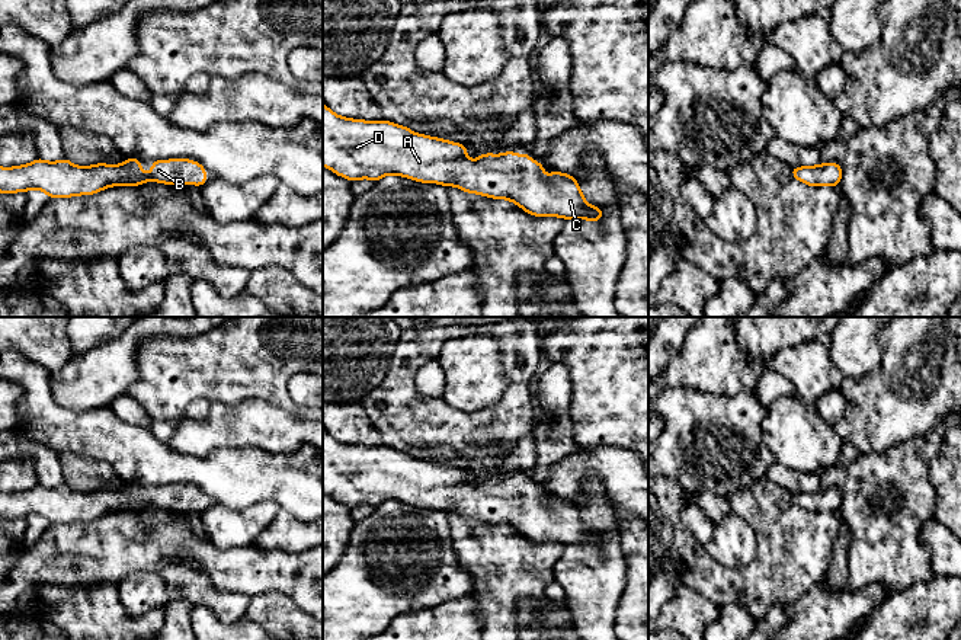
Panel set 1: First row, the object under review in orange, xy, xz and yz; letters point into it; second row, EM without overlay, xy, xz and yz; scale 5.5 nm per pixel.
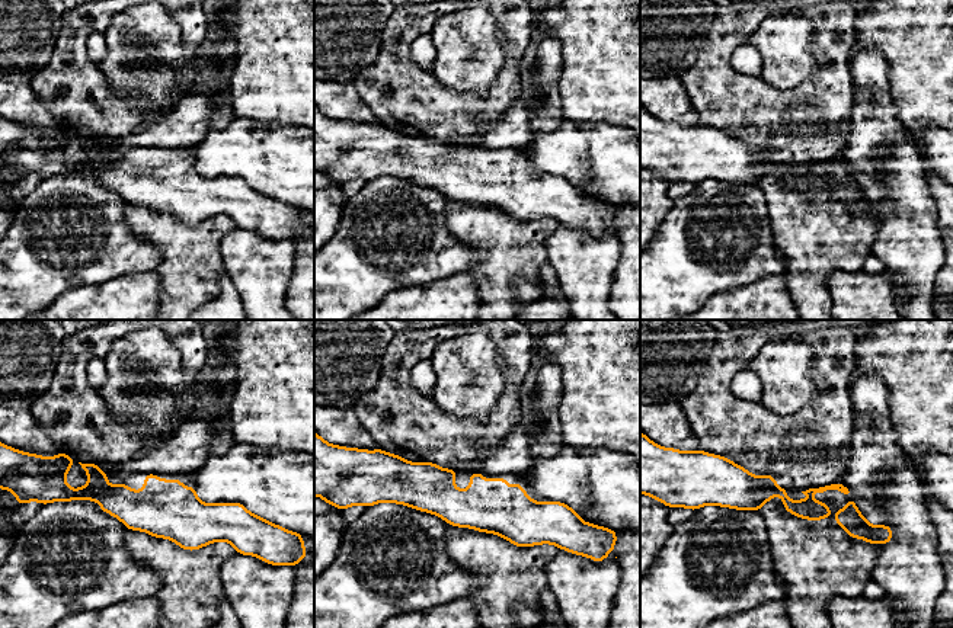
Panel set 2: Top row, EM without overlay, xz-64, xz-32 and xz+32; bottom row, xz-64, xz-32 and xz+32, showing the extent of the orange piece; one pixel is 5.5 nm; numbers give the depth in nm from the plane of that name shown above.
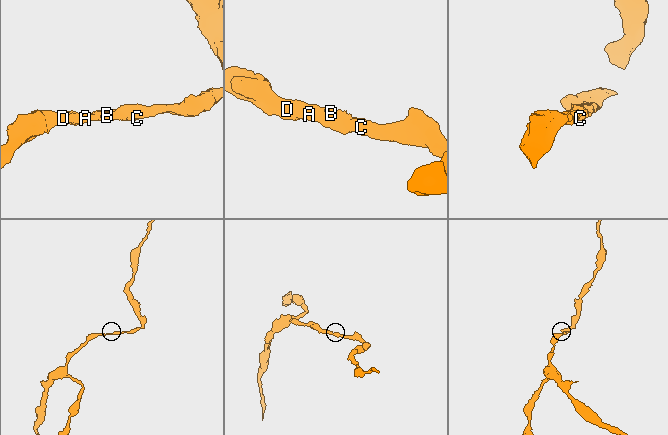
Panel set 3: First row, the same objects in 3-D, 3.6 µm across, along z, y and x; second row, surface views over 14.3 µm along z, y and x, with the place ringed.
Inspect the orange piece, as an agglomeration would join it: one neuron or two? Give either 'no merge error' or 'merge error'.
no merge error

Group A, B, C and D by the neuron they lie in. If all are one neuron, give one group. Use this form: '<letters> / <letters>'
A B C D

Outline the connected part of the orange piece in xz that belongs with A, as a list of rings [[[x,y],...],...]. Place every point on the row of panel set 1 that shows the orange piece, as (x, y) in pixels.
[[[323,103],[323,166],[331,169],[334,175],[355,182],[359,179],[379,180],[387,175],[397,175],[423,183],[439,183],[457,186],[462,192],[478,193],[494,199],[509,199],[519,205],[526,214],[535,217],[560,217],[564,220],[599,221],[603,211],[586,202],[579,182],[560,172],[545,173],[541,161],[532,161],[531,154],[515,154],[512,150],[503,154],[480,154],[477,160],[465,156],[468,147],[443,138],[414,134],[410,128],[388,121],[362,121],[336,115]]]

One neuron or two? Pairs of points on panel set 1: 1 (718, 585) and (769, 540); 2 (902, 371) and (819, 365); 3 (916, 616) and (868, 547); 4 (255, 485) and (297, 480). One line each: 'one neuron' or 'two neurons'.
1: one neuron
2: two neurons
3: two neurons
4: one neuron

